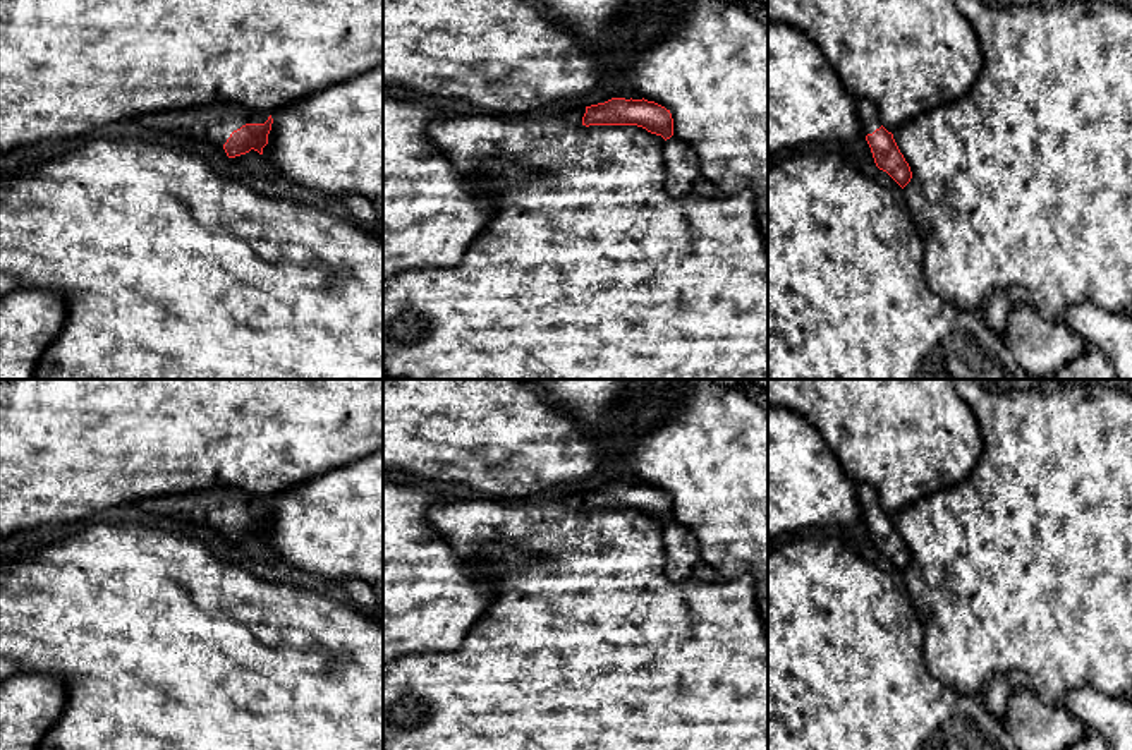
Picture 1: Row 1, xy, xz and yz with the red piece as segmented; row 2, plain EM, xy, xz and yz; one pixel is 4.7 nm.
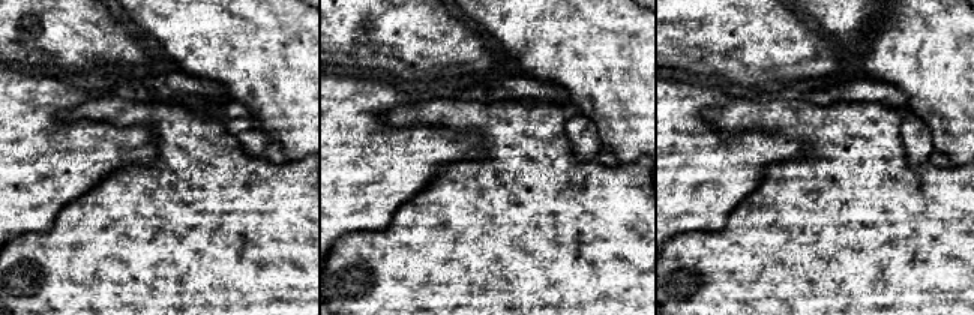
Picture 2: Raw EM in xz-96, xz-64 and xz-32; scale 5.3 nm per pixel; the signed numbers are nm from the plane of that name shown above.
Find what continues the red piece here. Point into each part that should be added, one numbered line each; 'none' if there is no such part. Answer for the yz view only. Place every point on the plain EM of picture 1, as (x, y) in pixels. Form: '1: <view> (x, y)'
1: yz (868, 498)

